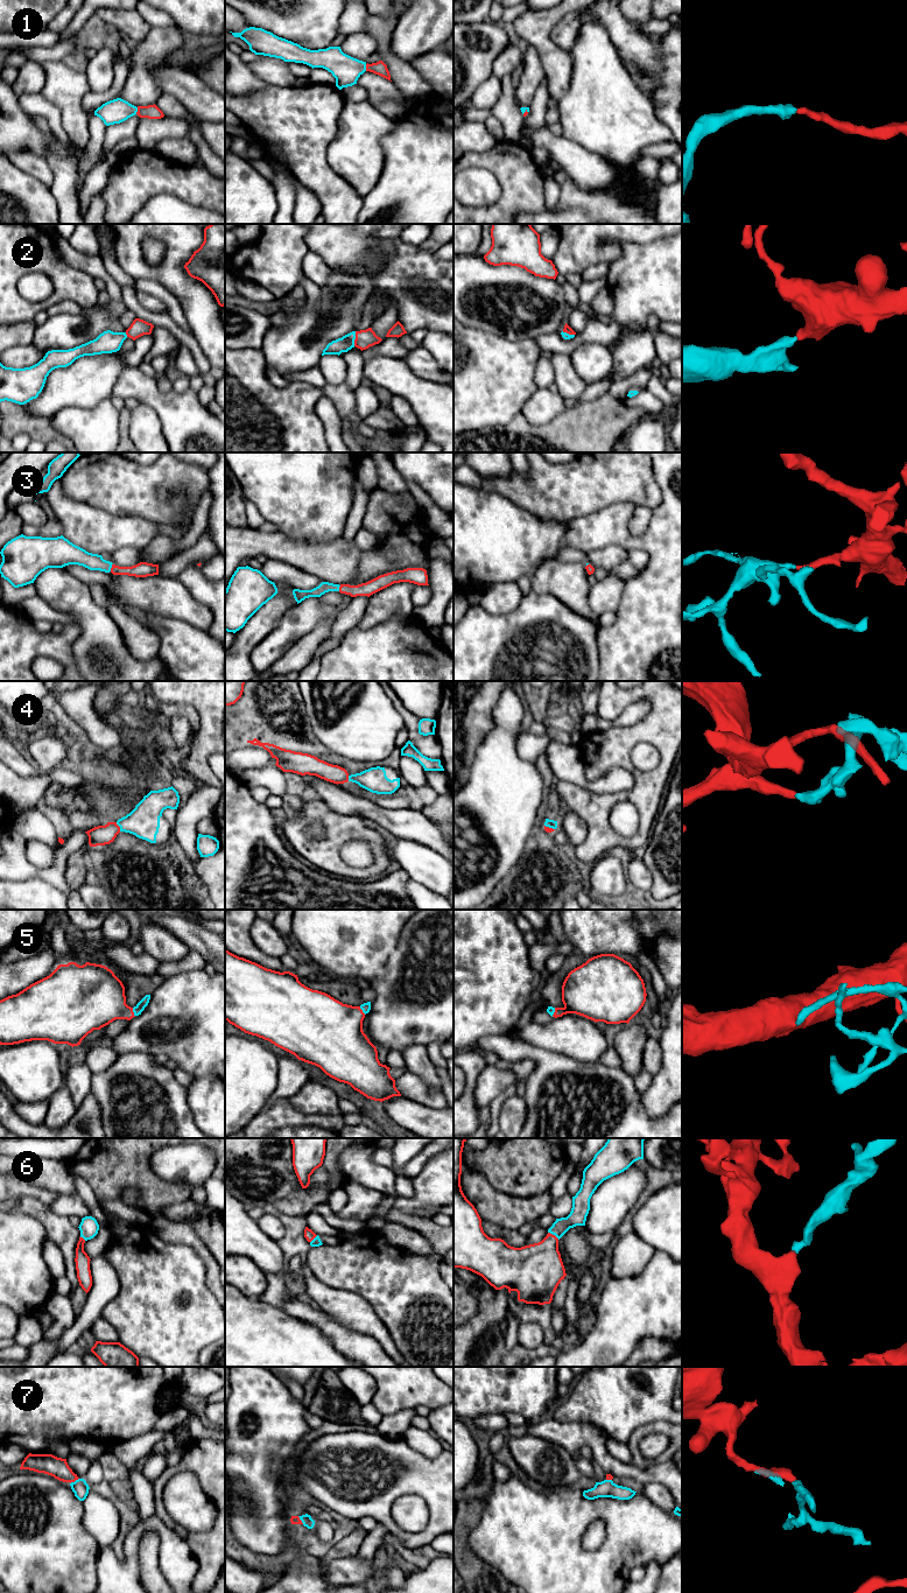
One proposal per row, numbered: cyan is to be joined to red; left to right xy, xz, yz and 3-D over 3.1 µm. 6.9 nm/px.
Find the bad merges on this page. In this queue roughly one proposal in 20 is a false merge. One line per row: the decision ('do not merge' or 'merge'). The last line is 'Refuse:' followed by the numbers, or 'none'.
1: merge
2: merge
3: merge
4: merge
5: merge
6: merge
7: merge
Refuse: none

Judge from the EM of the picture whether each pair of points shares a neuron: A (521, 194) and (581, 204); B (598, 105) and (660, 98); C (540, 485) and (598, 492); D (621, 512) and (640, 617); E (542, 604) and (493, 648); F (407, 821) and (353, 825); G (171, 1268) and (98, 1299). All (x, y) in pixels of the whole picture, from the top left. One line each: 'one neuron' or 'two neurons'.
A: two neurons
B: two neurons
C: one neuron
D: one neuron
E: one neuron
F: two neurons
G: two neurons

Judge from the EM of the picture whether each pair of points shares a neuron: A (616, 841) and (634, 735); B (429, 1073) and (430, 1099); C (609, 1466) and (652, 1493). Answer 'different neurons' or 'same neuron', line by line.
A: same neuron
B: different neurons
C: different neurons

